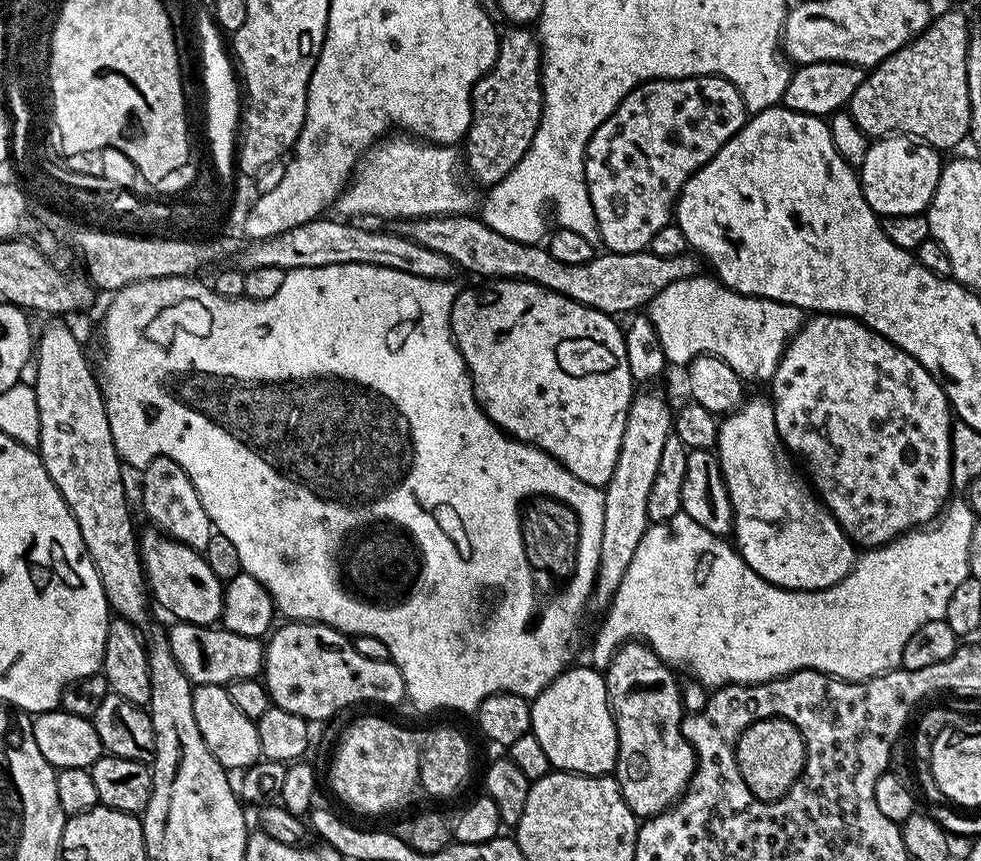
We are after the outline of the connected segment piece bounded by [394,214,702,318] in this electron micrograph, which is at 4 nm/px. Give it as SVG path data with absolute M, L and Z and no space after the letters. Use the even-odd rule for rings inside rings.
M472 215L400 218L395 221L394 231L399 236L418 242L418 246L426 246L426 250L446 254L446 258L456 263L457 269L464 271L465 268L476 276L484 276L480 278L492 280L525 280L551 292L562 294L582 306L604 312L613 318L620 318L623 312L635 313L643 309L640 308L643 304L644 307L651 305L652 299L662 290L666 290L666 286L674 286L674 282L688 280L692 276L701 275L702 272L701 261L695 255L658 258L658 254L647 250L643 252L604 250L596 254L592 260L582 262L580 265L560 262L547 247L506 238L506 234L498 234L498 230L490 230L487 219L480 217L479 220Z

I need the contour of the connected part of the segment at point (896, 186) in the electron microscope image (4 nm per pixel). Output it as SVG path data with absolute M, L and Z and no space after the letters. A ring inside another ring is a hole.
M893 134L869 143L866 162L858 165L860 189L877 217L924 212L932 200L942 167L941 153L922 140Z

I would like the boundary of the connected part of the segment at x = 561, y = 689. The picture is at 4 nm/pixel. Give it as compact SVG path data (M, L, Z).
M565 667L531 701L534 738L542 745L553 769L576 772L579 776L602 776L616 767L618 734L608 699L608 682L603 671L595 667Z

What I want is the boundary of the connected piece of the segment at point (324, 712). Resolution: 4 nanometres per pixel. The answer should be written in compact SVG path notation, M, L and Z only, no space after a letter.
M284 622L278 628L271 633L264 649L262 671L275 707L315 722L328 720L347 704L356 704L359 700L373 700L376 704L405 703L402 670L398 670L391 659L374 662L370 658L362 658L355 643L328 624Z

